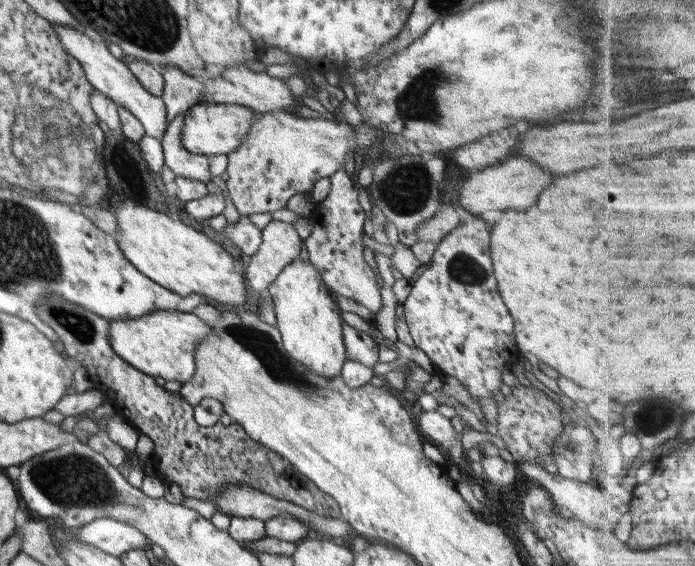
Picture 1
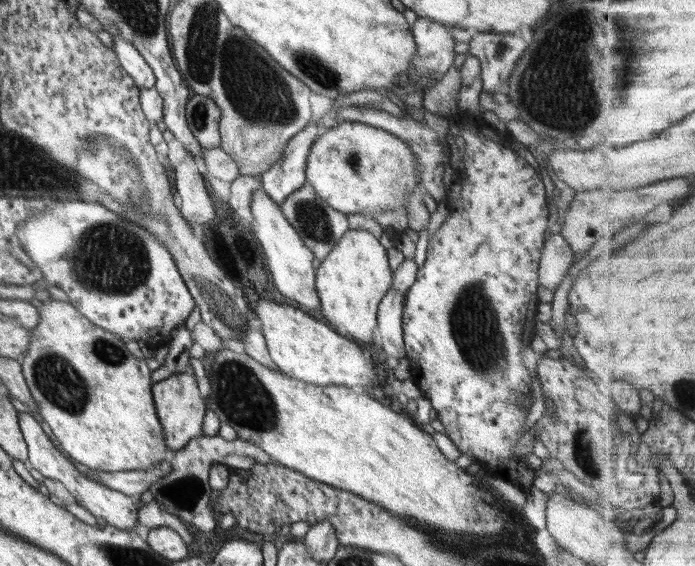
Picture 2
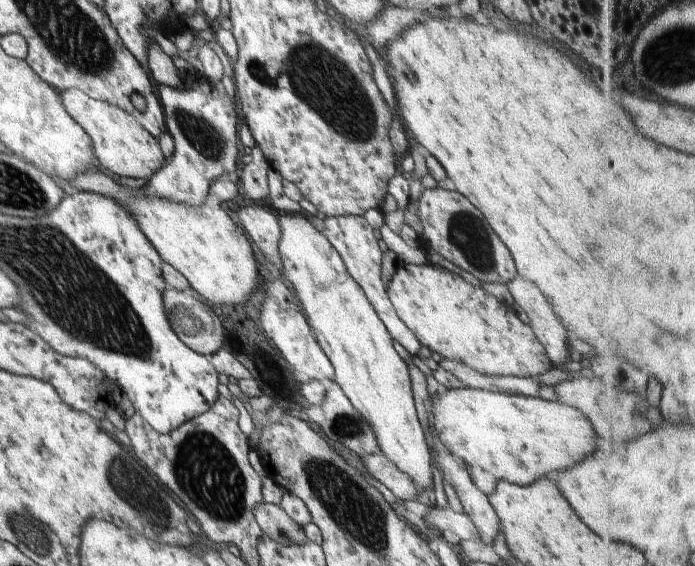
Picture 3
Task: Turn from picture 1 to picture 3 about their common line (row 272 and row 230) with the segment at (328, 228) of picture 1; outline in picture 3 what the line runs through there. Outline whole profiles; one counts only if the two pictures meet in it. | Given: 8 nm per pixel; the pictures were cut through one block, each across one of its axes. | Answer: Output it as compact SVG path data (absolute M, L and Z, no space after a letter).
M269 168L266 173L268 177L268 194L271 196L272 204L280 210L286 213L302 213L306 218L318 229L324 236L330 241L330 244L338 251L338 254L342 257L348 272L352 275L352 278L360 285L360 288L366 293L368 300L372 303L378 318L384 323L384 326L388 329L391 337L394 340L398 340L412 357L418 355L420 350L420 343L414 333L400 320L398 313L390 299L388 298L387 288L384 286L384 282L380 277L380 266L382 264L382 250L378 245L378 238L374 235L374 228L366 221L363 215L346 215L339 217L327 217L322 220L311 214L307 214L302 209L299 202L292 200L286 196L283 191L283 178L281 174Z

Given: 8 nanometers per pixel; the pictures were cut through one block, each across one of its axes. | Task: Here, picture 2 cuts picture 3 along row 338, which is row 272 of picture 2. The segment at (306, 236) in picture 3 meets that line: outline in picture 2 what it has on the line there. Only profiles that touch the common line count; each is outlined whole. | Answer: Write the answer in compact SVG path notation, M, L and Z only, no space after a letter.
M348 229L336 246L317 263L316 290L324 318L343 337L370 342L377 328L377 310L393 281L386 248L367 230Z

